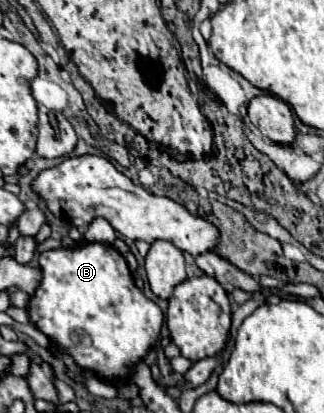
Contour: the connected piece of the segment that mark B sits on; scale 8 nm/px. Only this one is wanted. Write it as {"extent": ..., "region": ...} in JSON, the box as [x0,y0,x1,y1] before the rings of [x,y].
{"extent":[27,243,163,379],"region":[[[81,243],[41,253],[39,265],[43,279],[27,305],[31,323],[97,377],[127,379],[131,365],[157,345],[163,311],[135,287],[125,257],[107,243]]]}

